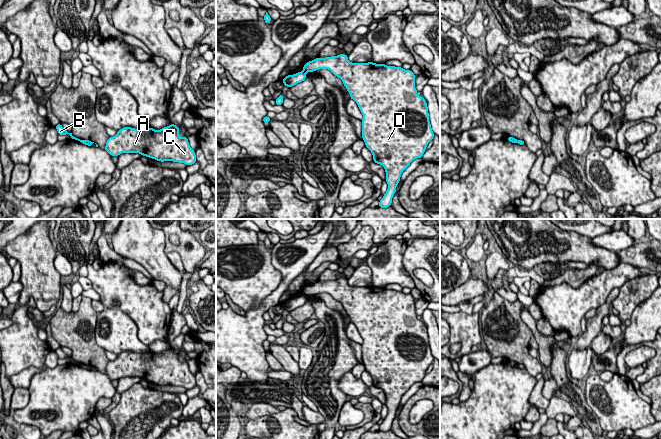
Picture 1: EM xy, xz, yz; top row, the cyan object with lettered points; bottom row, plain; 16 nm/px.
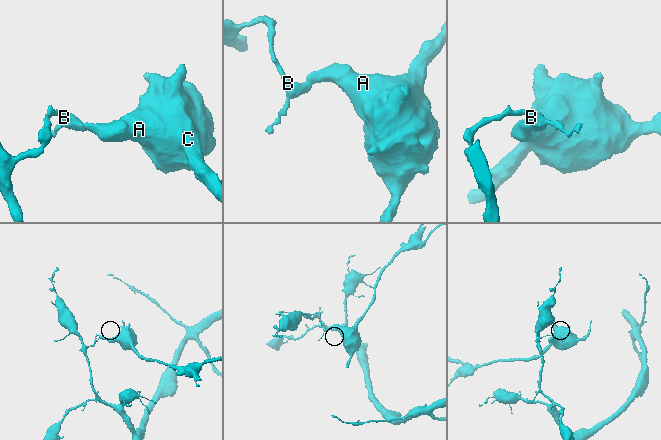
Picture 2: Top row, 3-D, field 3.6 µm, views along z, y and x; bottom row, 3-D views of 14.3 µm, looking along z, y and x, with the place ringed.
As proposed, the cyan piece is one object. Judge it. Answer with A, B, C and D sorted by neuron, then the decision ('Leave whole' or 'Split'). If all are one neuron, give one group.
Groups: A C D / B. Split

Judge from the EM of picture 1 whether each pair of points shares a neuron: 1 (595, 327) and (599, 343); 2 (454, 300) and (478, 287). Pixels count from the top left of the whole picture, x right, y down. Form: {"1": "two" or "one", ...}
{"1": "two", "2": "one"}

